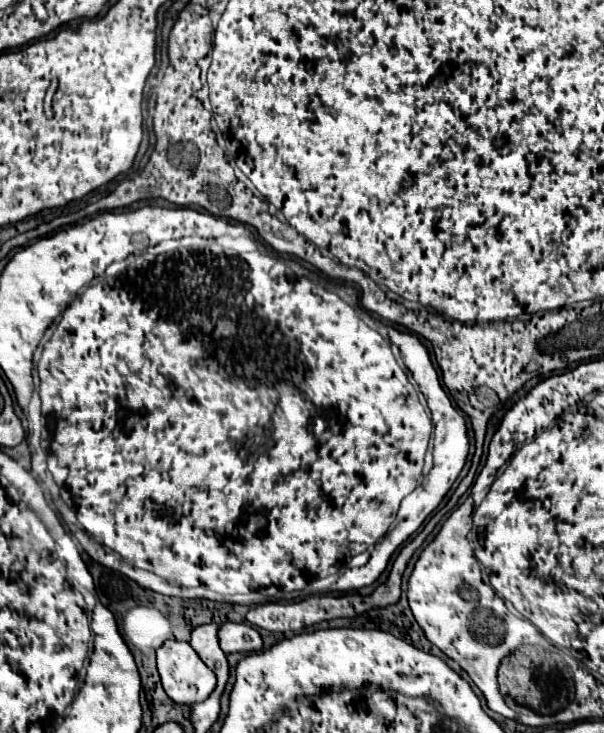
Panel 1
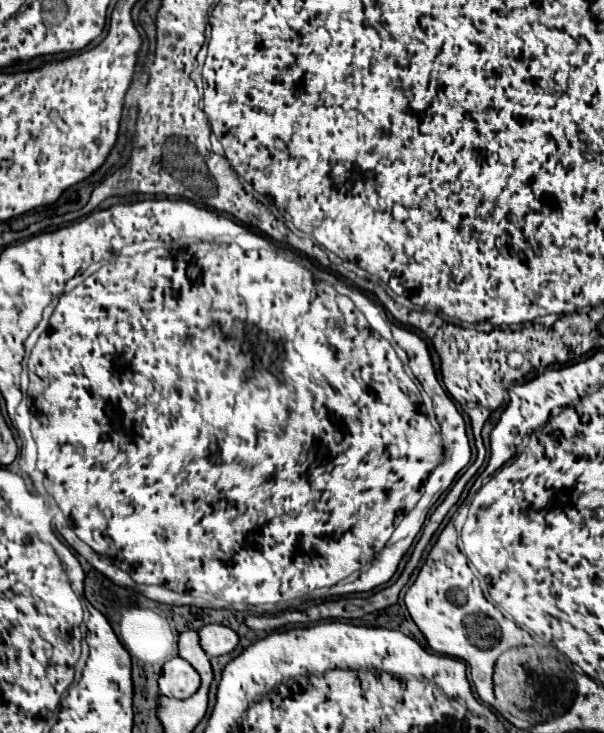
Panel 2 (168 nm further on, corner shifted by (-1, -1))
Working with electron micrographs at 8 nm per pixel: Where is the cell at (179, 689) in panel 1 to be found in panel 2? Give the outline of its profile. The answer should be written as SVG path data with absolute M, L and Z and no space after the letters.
M176 656L164 664L158 684L160 684L160 694L182 700L182 698L190 698L198 690L200 676L194 668L190 668L190 664L178 660Z

